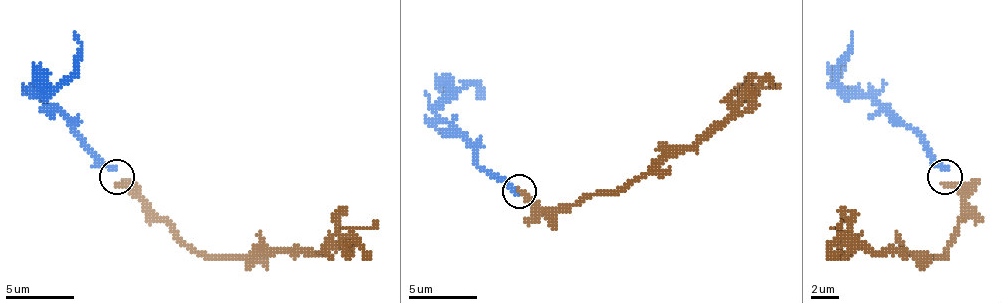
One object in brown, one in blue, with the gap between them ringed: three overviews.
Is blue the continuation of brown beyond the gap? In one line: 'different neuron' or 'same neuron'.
same neuron

